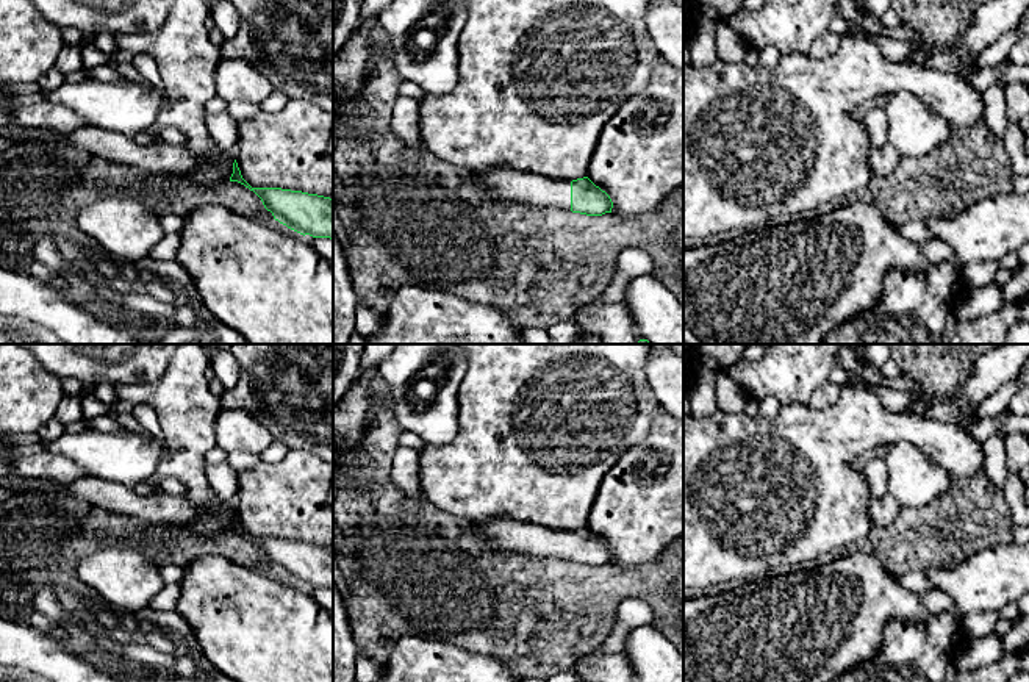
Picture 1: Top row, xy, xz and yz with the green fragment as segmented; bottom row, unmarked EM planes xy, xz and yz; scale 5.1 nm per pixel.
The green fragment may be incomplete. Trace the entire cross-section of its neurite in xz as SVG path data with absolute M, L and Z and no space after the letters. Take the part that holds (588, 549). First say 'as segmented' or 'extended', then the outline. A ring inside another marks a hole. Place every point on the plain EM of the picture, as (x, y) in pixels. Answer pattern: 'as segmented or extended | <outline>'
extended | M508 516L471 521L477 533L499 549L525 555L557 557L586 566L611 563L610 546L588 527L572 532L552 530Z

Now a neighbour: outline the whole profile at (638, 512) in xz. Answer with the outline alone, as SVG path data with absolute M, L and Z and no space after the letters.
M658 405L649 435L604 476L586 527L610 546L618 568L636 568L683 537L683 419Z

